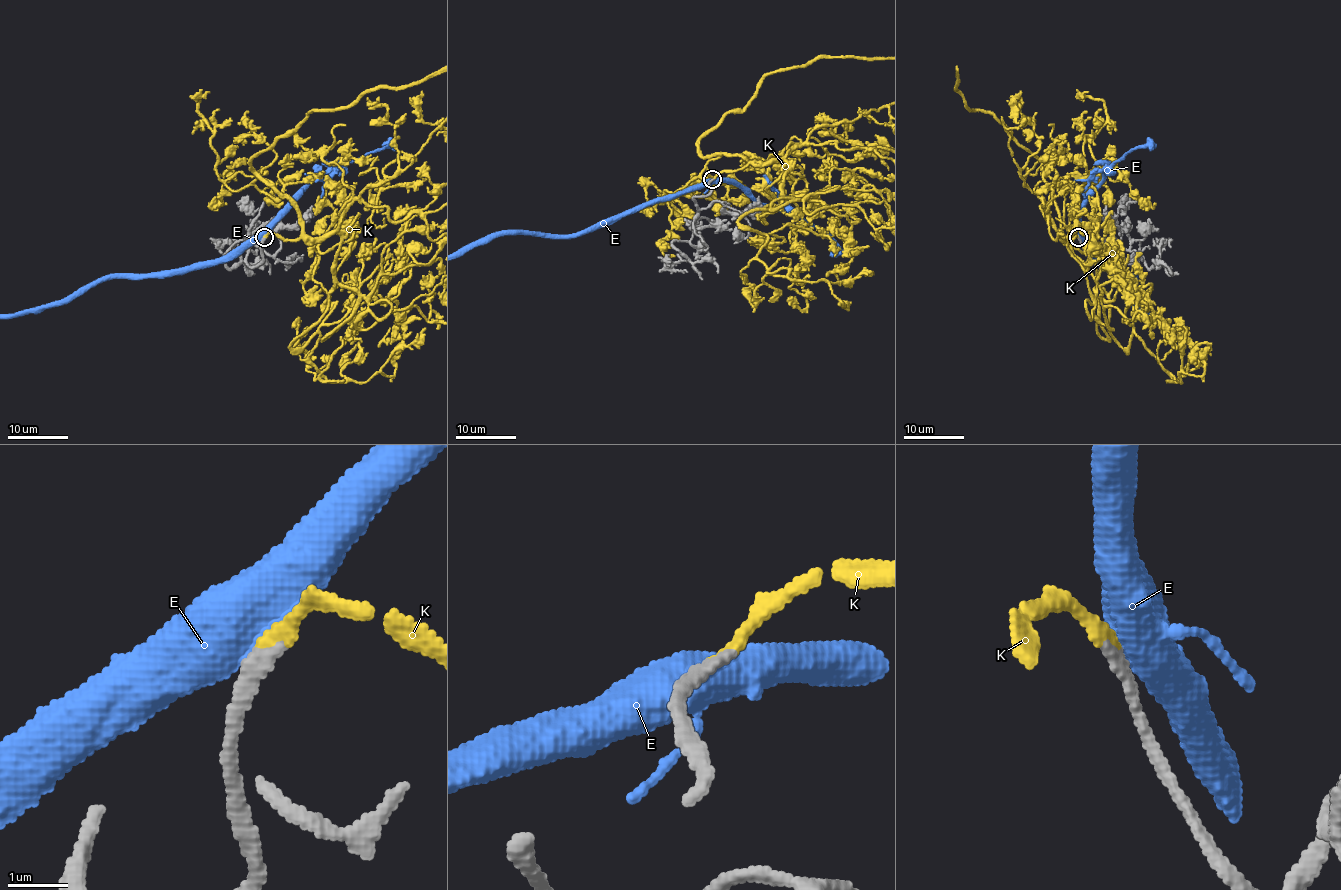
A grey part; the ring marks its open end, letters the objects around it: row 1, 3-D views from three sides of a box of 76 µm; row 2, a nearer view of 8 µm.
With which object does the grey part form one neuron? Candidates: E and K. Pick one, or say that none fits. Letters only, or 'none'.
K

